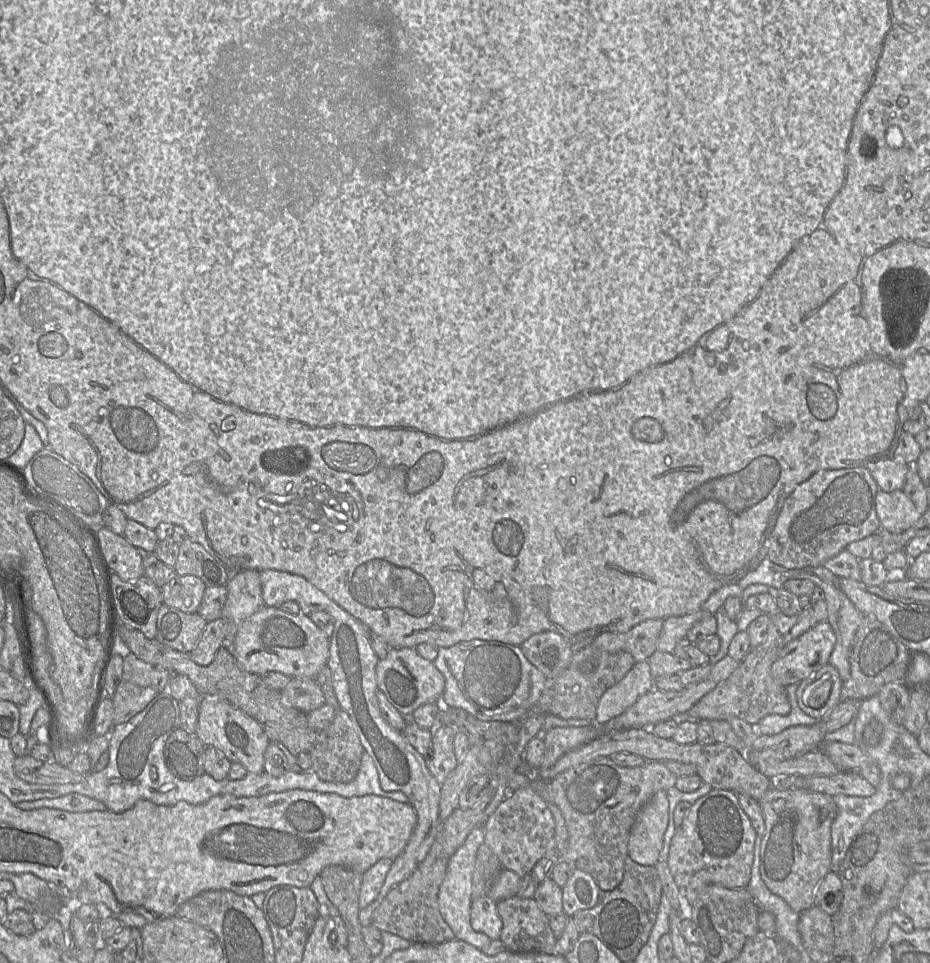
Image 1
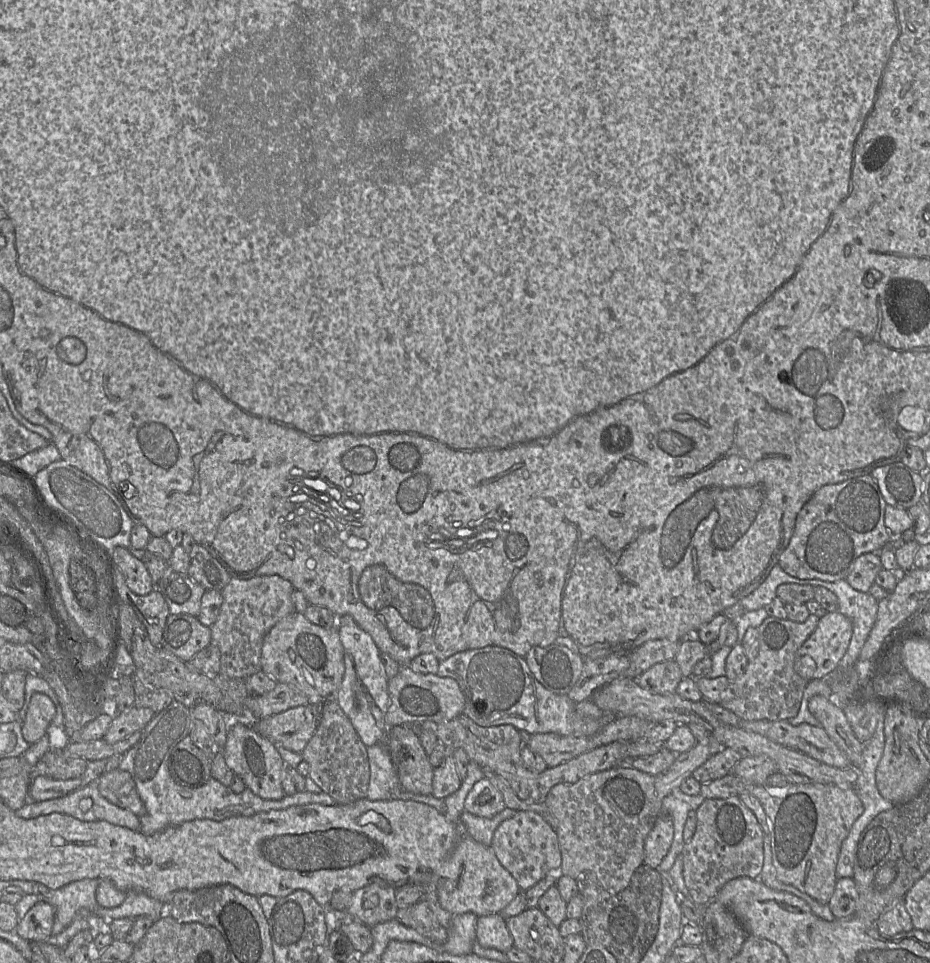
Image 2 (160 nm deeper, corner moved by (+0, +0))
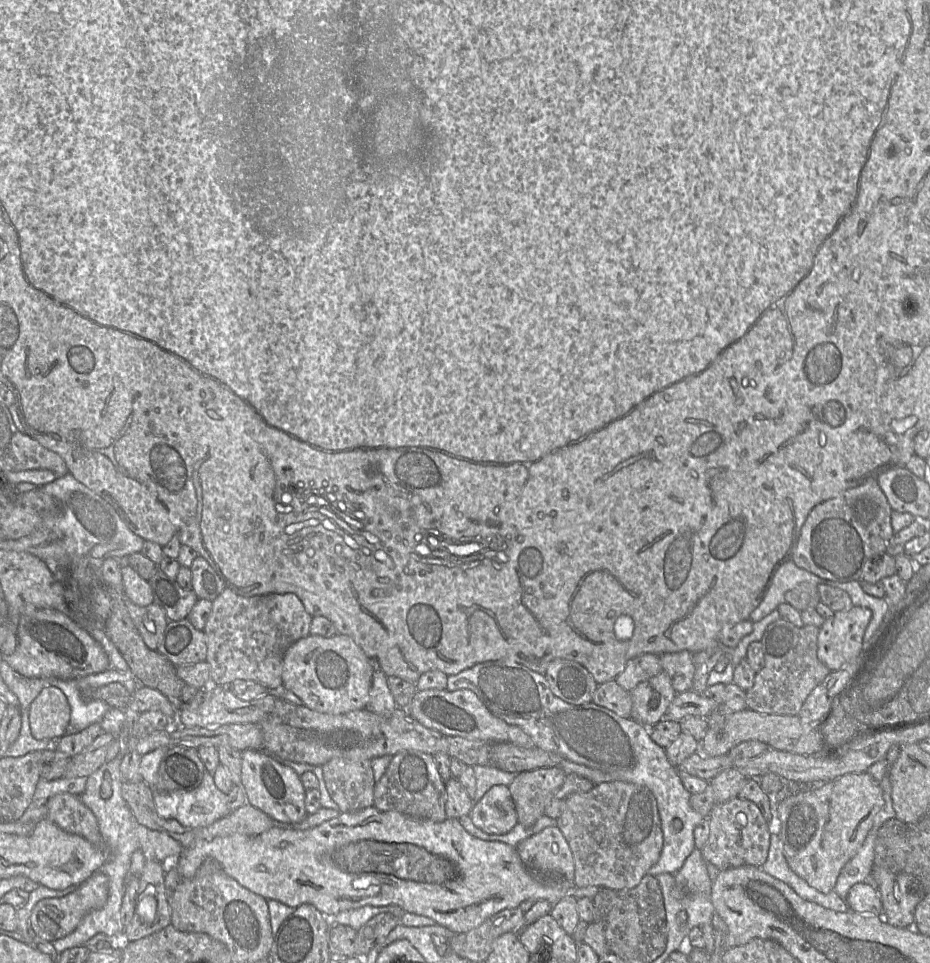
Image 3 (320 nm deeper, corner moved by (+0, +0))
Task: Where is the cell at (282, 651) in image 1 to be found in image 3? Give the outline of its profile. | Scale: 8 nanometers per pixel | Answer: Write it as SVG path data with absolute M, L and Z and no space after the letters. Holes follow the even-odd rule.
M308 635L291 645L283 657L283 687L294 693L307 708L338 715L364 710L369 701L375 663L347 635Z

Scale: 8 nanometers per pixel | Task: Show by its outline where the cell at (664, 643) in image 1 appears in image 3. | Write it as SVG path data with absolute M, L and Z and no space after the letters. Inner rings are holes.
M646 653L629 660L625 669L614 679L620 687L630 692L639 683L644 682L662 671L660 655Z

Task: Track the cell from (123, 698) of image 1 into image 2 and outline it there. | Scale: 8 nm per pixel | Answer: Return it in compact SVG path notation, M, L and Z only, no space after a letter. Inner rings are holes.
M136 706L125 708L112 718L103 740L108 744L124 740L136 731L141 731L154 715L155 713L149 708Z

